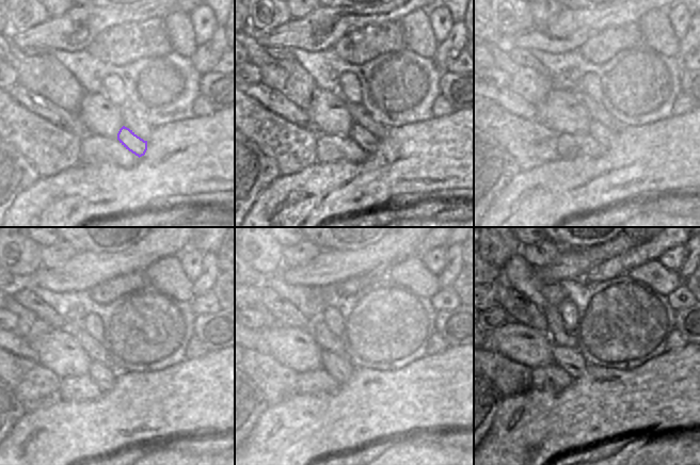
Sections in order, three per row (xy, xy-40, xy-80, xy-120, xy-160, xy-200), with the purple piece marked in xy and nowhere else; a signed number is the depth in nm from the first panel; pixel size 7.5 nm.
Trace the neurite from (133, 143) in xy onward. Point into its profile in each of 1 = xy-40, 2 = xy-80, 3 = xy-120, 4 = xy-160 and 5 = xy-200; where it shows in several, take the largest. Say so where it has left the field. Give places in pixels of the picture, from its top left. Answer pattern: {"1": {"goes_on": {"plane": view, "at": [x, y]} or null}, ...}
{"1": {"goes_on": {"plane": "xy-40", "at": [361, 135]}}, "2": {"goes_on": {"plane": "xy-80", "at": [601, 133]}}, "3": {"goes_on": {"plane": "xy-120", "at": [105, 377]}}, "4": {"goes_on": {"plane": "xy-160", "at": [339, 368]}}, "5": {"goes_on": {"plane": "xy-200", "at": [570, 359]}}}

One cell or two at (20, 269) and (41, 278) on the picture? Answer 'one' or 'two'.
two

